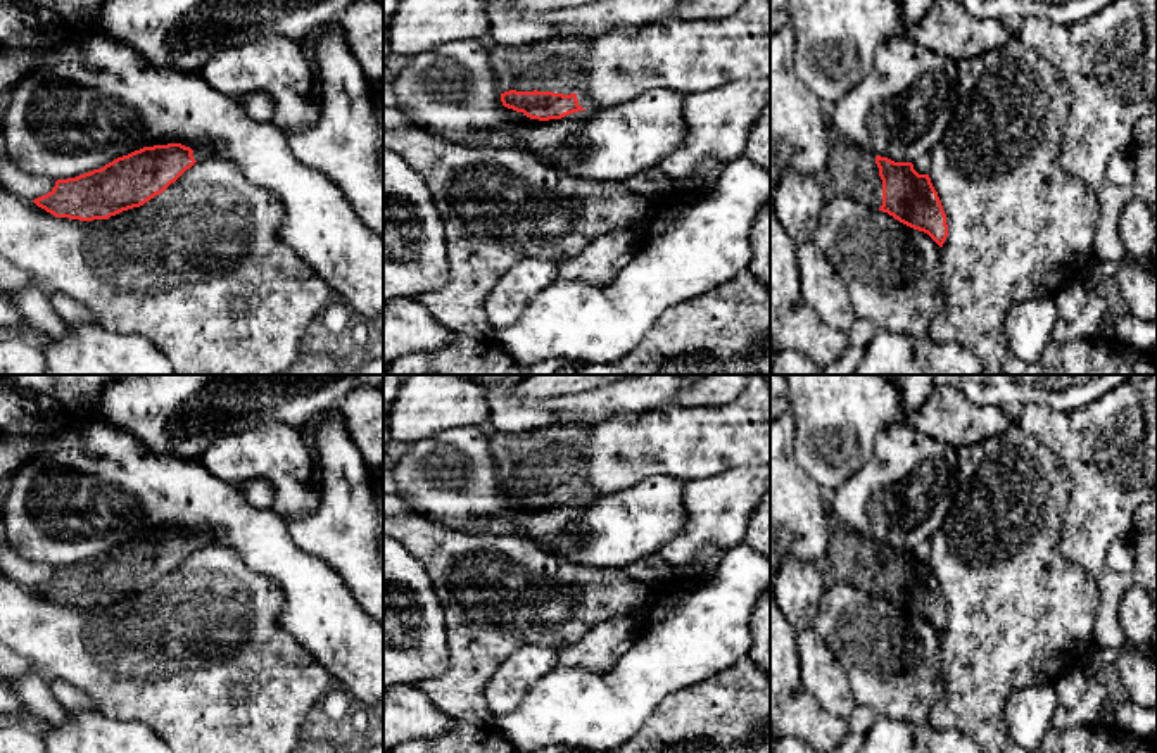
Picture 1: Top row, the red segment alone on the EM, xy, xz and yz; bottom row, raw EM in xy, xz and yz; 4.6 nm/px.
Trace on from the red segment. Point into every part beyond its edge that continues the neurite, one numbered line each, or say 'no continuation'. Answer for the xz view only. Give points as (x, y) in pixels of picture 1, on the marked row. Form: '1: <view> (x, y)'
1: xz (560, 66)

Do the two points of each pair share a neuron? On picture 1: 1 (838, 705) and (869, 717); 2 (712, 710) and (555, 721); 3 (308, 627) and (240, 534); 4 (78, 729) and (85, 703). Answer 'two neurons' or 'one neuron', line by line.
1: two neurons
2: two neurons
3: one neuron
4: two neurons

